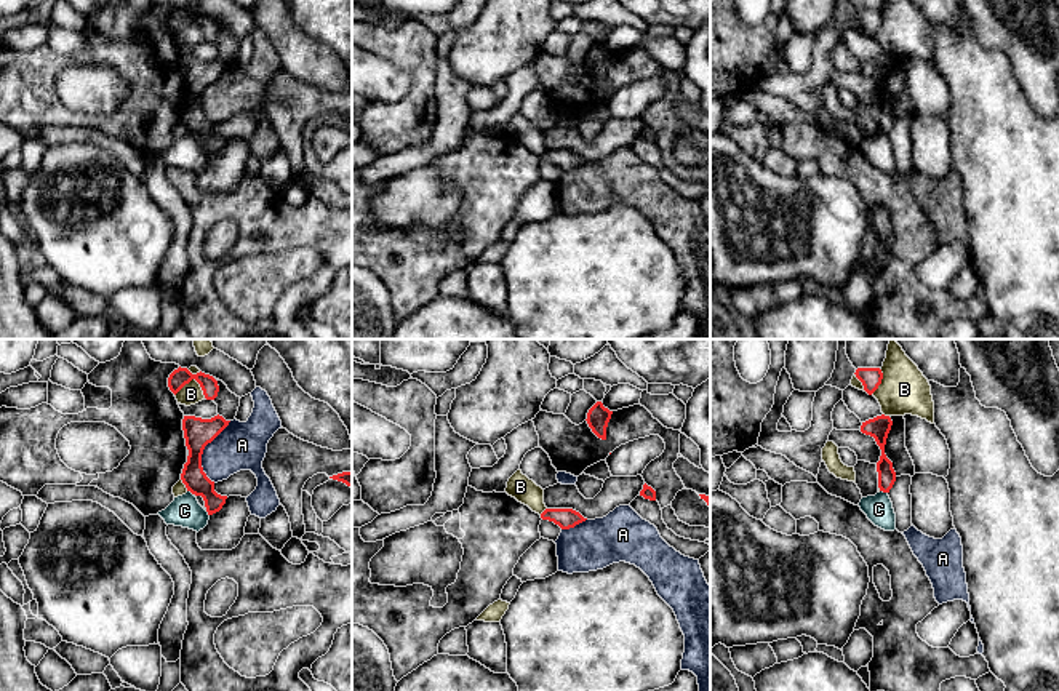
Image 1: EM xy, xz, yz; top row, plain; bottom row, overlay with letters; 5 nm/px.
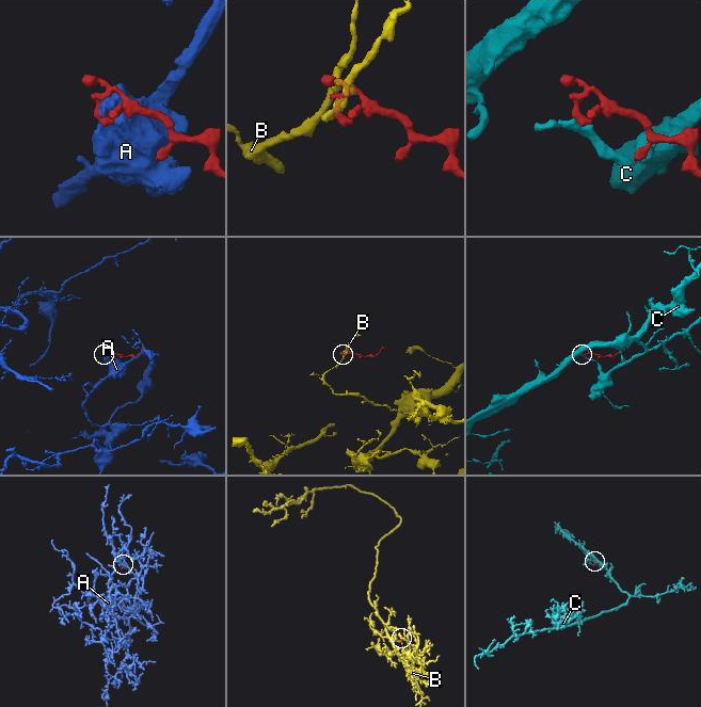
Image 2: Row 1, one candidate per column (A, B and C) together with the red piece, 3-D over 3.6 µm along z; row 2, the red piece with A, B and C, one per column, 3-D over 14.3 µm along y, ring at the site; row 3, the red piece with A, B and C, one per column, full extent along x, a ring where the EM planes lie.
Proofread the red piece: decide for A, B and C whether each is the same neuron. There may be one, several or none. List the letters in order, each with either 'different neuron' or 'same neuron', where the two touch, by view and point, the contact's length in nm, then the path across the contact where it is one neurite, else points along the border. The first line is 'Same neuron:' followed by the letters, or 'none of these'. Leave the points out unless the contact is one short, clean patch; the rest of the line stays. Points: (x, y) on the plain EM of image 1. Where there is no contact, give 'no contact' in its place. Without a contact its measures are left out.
Same neuron: none of these
A: different neuron; meets red in xy at (202, 93); contact 320 nm long
B: different neuron; meets red in xy at (194, 19); contact 160 nm long
C: different neuron; meets red in yz at (883, 133); contact 40 nm long; border along yz (880, 131), (887, 135)

